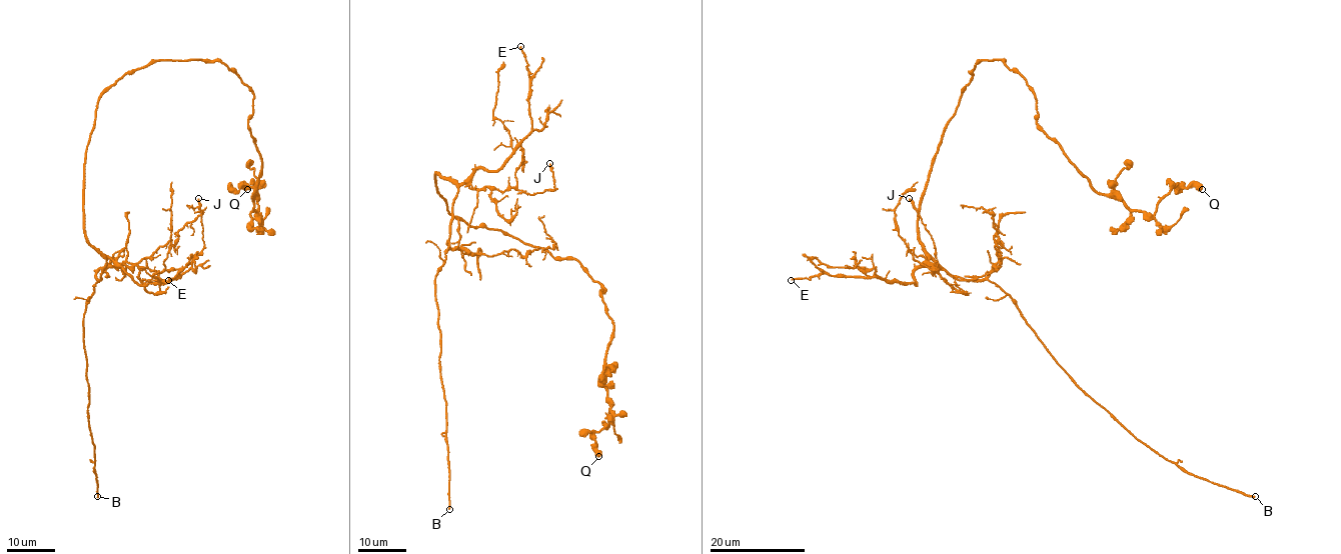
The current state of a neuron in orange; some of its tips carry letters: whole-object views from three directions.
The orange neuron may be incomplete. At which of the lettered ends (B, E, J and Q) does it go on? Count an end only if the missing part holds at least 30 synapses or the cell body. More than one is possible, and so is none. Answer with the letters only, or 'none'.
B

